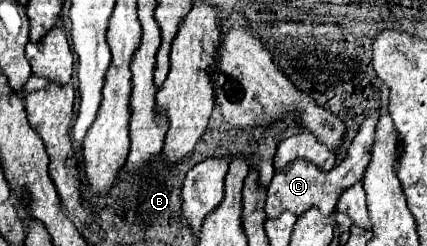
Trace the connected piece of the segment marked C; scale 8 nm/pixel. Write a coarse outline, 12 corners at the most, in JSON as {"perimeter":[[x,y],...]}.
{"perimeter":[[376,113],[360,125],[344,165],[322,171],[294,159],[274,171],[264,213],[334,211],[362,181]]}

